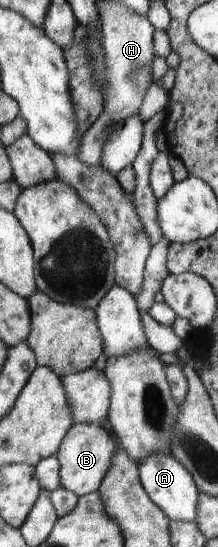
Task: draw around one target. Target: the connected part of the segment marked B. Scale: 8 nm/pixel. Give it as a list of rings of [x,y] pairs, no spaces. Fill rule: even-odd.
[[[72,424],[64,439],[60,442],[55,458],[59,461],[60,488],[75,493],[78,497],[97,492],[100,482],[111,467],[112,454],[115,454],[116,444],[100,424]]]

